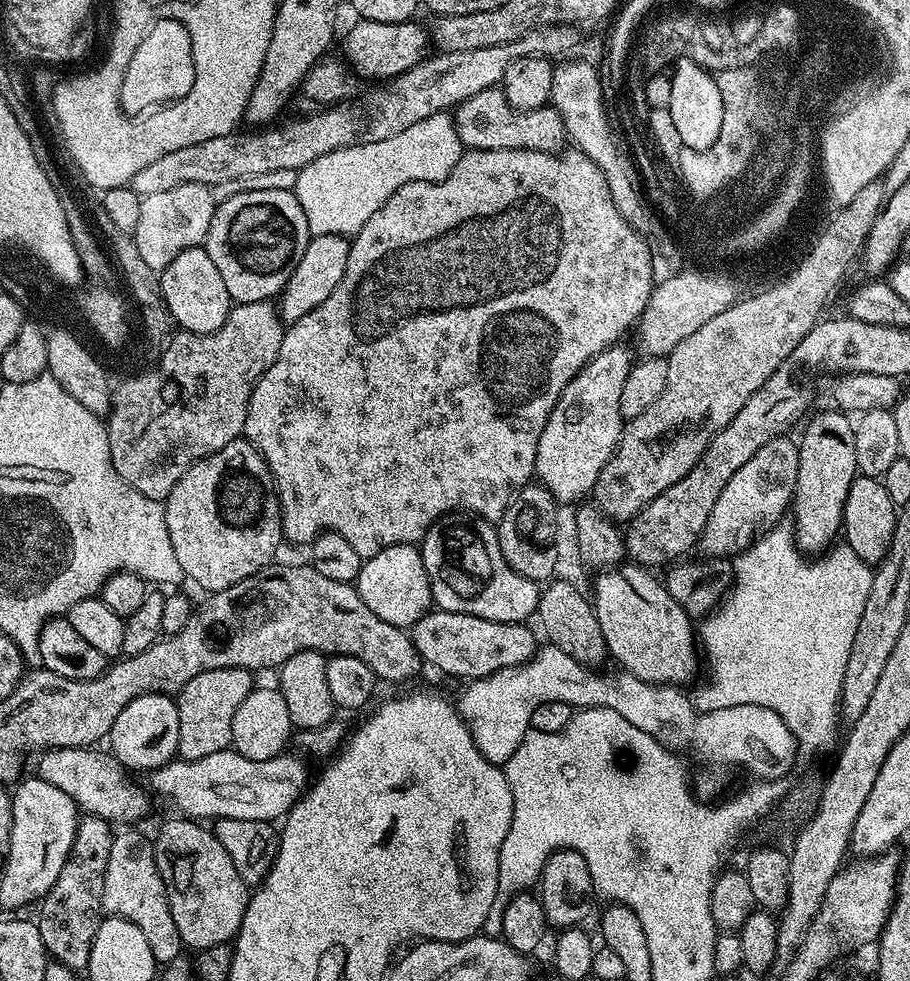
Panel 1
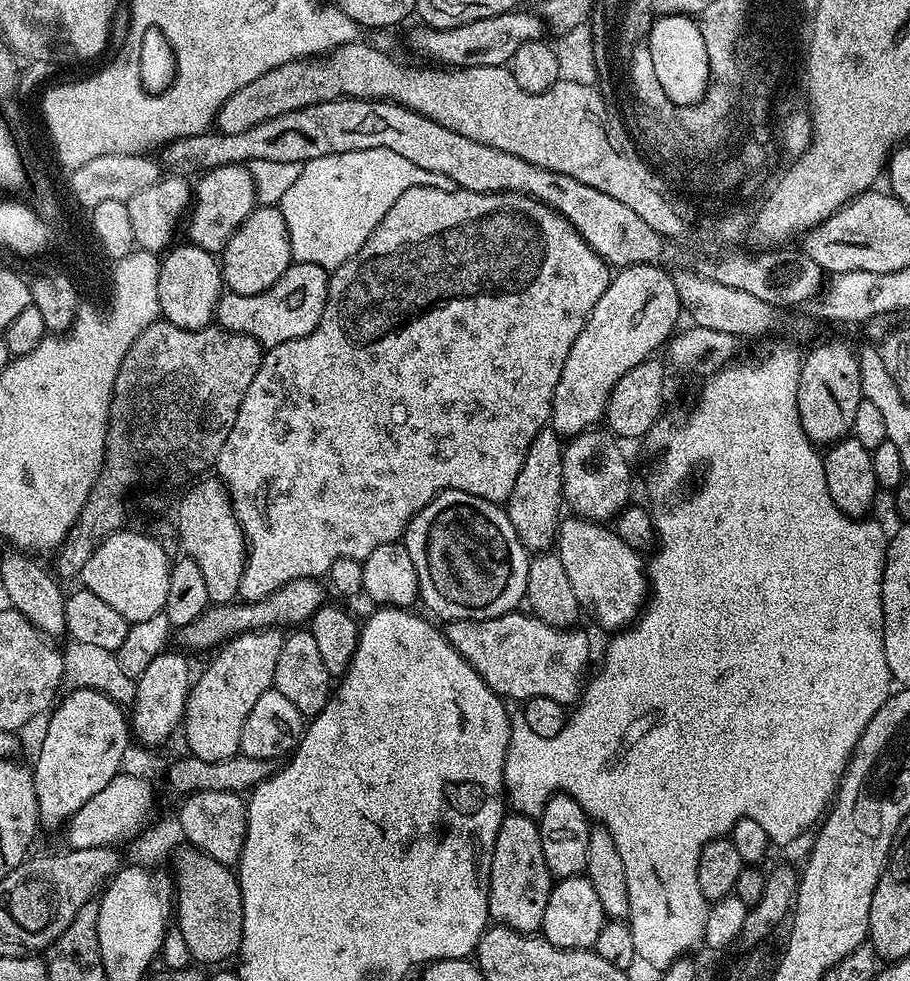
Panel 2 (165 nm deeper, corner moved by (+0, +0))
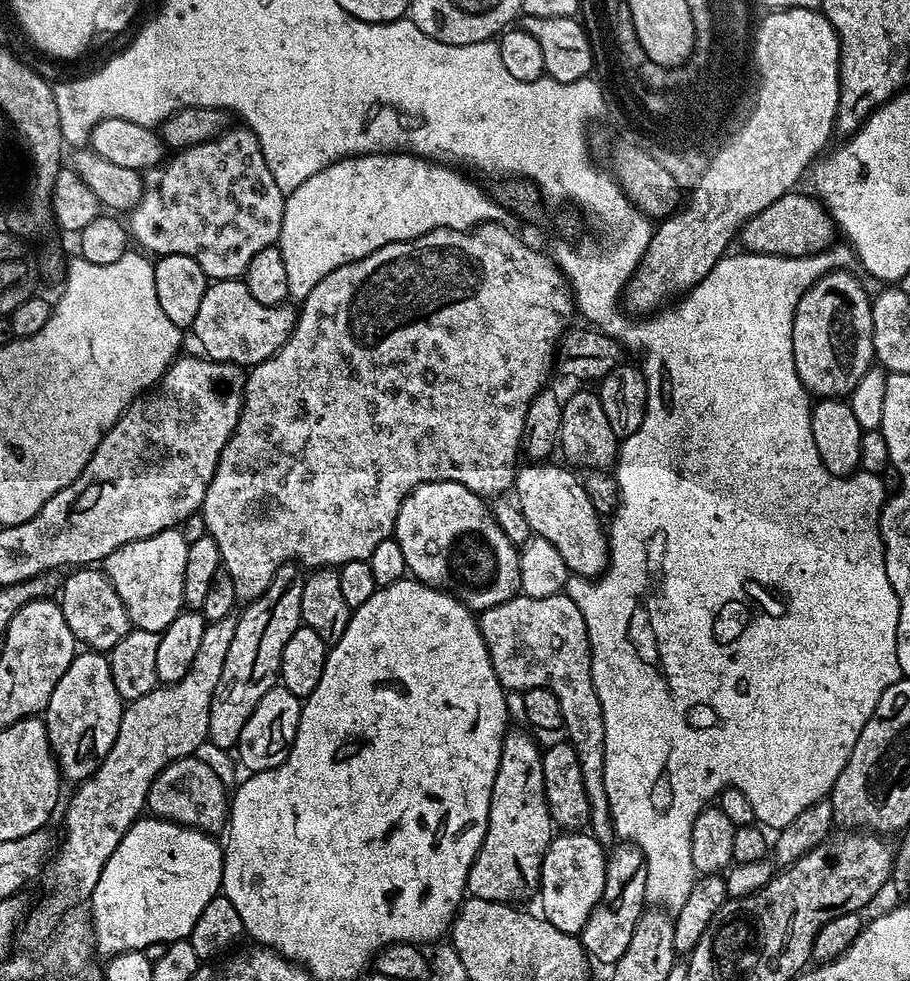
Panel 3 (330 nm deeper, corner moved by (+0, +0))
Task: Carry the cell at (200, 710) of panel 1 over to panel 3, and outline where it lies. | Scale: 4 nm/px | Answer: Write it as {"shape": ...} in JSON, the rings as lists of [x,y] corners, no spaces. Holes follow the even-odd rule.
{"shape":[[[295,563],[282,565],[273,574],[264,593],[247,601],[243,605],[244,613],[235,617],[234,638],[230,641],[230,650],[222,665],[222,678],[218,678],[214,698],[210,702],[208,740],[214,747],[235,749],[242,726],[246,726],[246,718],[254,714],[254,706],[262,702],[262,694],[277,687],[282,650],[286,650],[290,634],[294,634],[302,624],[300,611],[304,578],[305,573]]]}

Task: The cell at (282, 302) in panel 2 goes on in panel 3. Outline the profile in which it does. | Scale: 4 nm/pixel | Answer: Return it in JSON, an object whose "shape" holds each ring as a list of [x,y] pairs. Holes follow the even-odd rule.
{"shape":[[[243,279],[213,280],[194,317],[190,332],[200,343],[199,351],[209,360],[251,366],[270,358],[290,338],[296,325],[297,309],[291,303],[263,304],[250,294]]]}

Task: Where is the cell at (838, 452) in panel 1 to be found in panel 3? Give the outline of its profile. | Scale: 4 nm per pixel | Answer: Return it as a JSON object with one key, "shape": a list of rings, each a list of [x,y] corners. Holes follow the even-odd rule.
{"shape":[[[833,270],[804,291],[798,306],[794,310],[792,327],[792,349],[794,366],[802,386],[816,398],[848,398],[854,386],[862,382],[862,374],[873,367],[874,342],[872,341],[872,320],[870,292],[860,285],[860,280],[852,270]]]}

